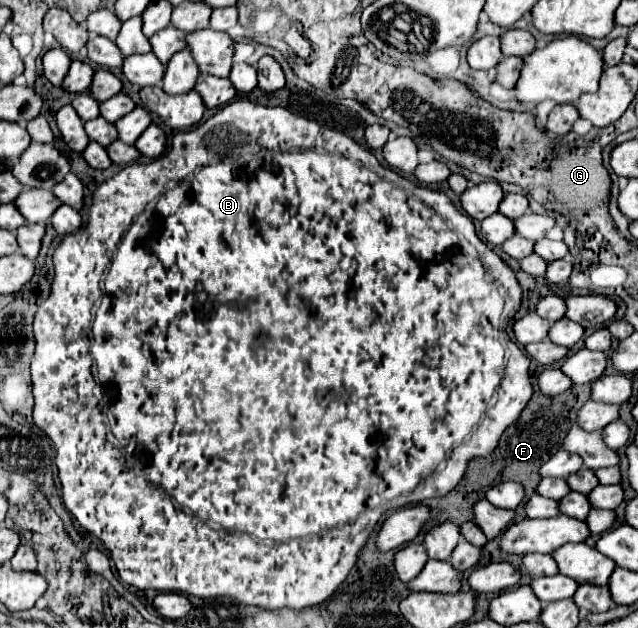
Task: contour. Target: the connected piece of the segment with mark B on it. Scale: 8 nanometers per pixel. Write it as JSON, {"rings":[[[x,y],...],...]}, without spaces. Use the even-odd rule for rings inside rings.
{"rings":[[[232,101],[202,125],[177,132],[170,149],[148,165],[132,163],[104,181],[92,193],[86,227],[66,235],[60,243],[62,251],[52,255],[52,293],[38,307],[34,317],[36,353],[30,365],[36,401],[34,423],[54,441],[66,509],[76,517],[82,529],[106,545],[124,583],[142,591],[178,591],[201,599],[231,597],[262,609],[306,609],[334,595],[354,567],[358,551],[384,511],[430,497],[442,497],[452,491],[460,483],[466,463],[472,457],[484,457],[494,451],[502,431],[518,419],[530,401],[530,361],[516,345],[507,345],[512,341],[506,333],[501,333],[501,319],[512,318],[510,313],[519,309],[511,307],[512,303],[520,307],[522,289],[514,271],[476,235],[472,219],[458,211],[444,193],[430,191],[388,171],[368,149],[356,145],[348,135],[330,131],[284,107]],[[318,151],[330,151],[336,153],[336,157]],[[430,207],[442,219],[438,219]],[[364,259],[368,265],[360,267]],[[108,265],[110,269],[104,281],[106,293],[94,317],[94,341],[90,343],[91,310],[96,299],[100,299],[100,279]],[[498,292],[504,292],[507,297],[503,314],[502,295]],[[108,425],[126,465],[114,465],[114,441],[108,439]],[[446,453],[450,453],[446,467],[434,471],[446,459]]]}

